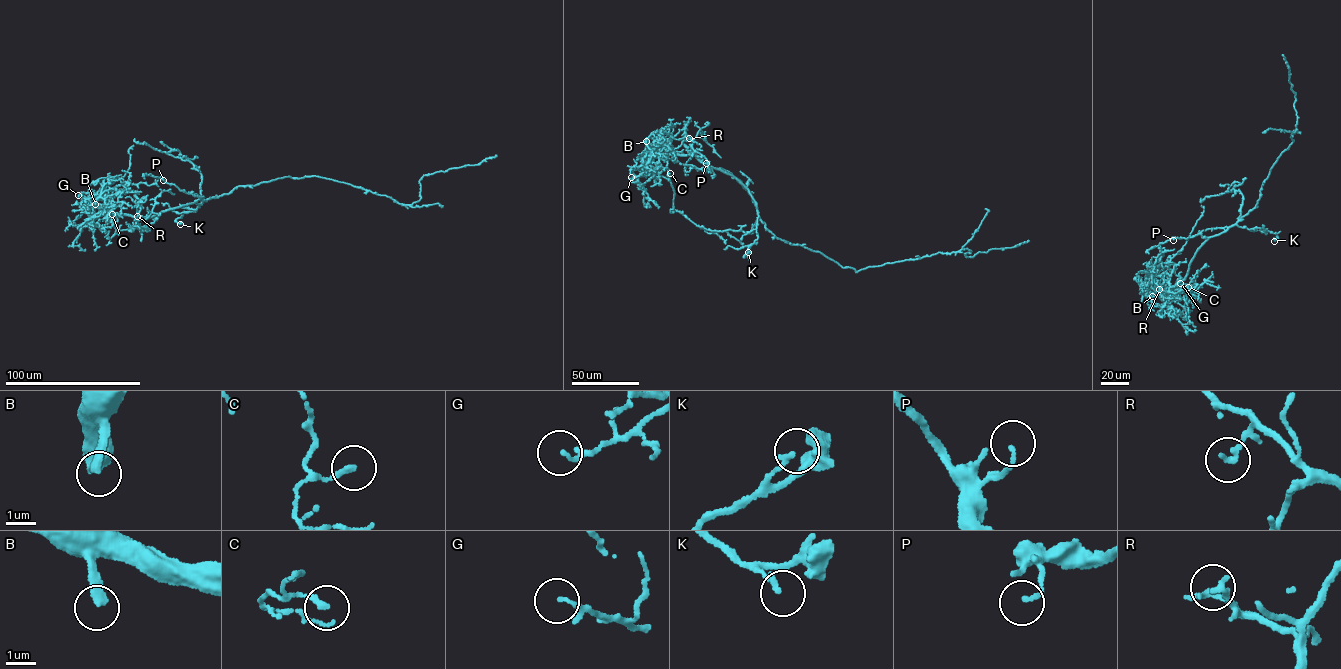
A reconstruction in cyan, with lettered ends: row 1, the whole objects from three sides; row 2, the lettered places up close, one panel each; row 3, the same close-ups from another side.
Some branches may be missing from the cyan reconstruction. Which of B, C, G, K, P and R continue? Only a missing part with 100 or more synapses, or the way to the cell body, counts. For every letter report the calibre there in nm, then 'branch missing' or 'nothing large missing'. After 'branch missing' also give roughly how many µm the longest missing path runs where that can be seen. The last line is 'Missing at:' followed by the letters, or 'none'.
B: calibre 320 nm; branch missing; missing 45 µm
C: calibre 180 nm; nothing large missing
G: calibre 90 nm; nothing large missing
K: calibre 180 nm; nothing large missing
P: calibre 120 nm; nothing large missing
R: calibre 200 nm; nothing large missing
Missing at: B

